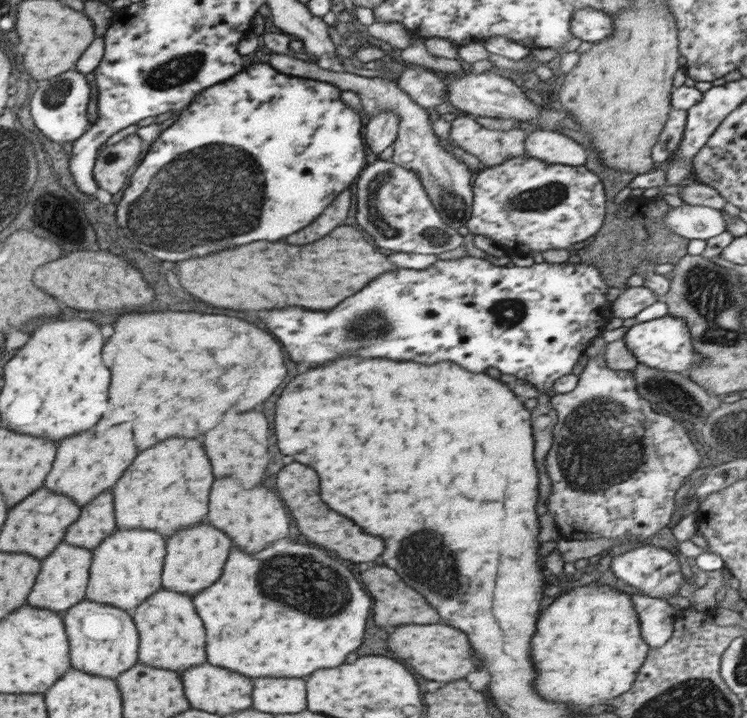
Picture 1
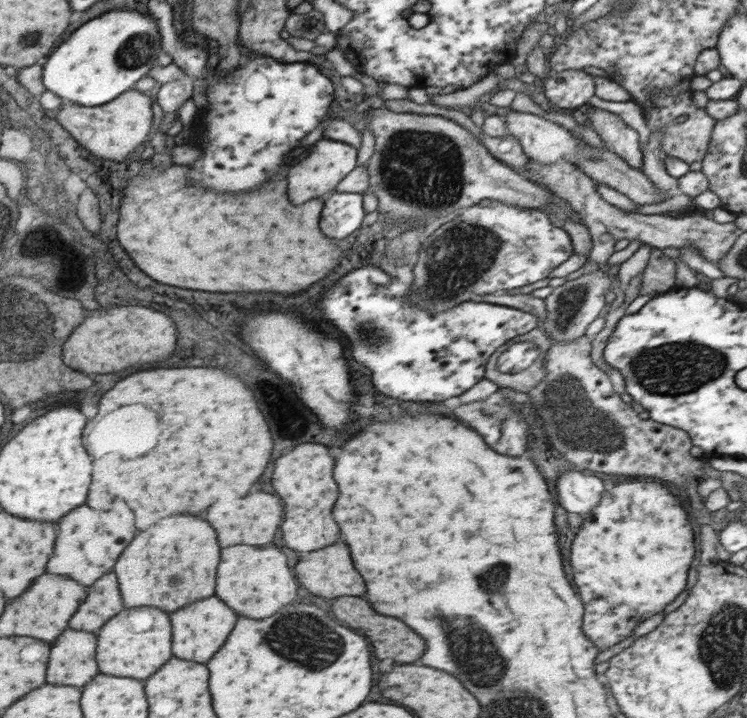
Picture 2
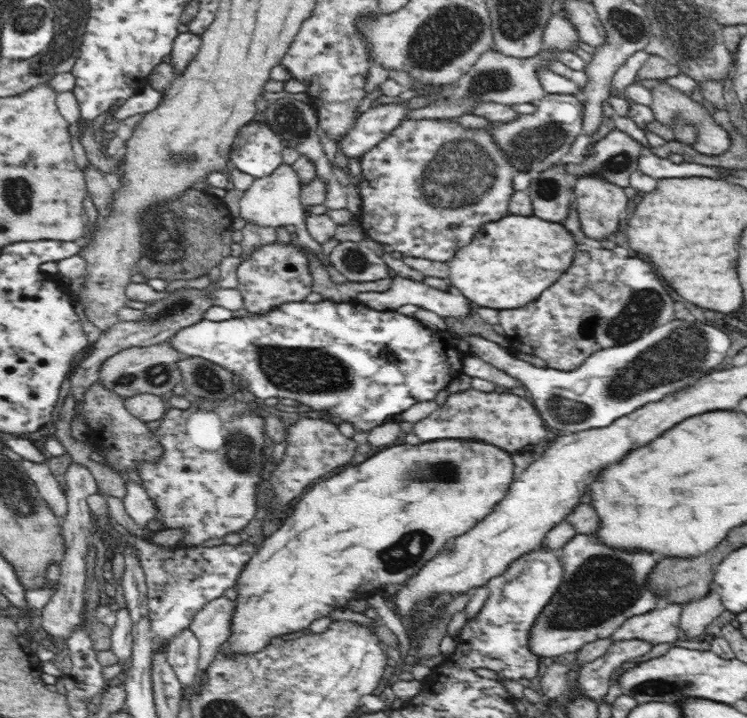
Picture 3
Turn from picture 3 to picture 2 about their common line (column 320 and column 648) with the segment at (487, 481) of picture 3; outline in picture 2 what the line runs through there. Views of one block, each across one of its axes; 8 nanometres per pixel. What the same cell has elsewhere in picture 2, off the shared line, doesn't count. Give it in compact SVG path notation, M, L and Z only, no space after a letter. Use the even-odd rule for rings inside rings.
M630 479L616 482L614 486L607 485L601 501L583 516L582 526L575 536L570 562L574 568L574 582L580 586L585 604L582 630L602 651L630 636L636 626L662 612L686 588L686 576L694 562L695 535L684 502L670 493L665 483ZM606 600L610 600L608 604L614 606L614 612L604 608Z

